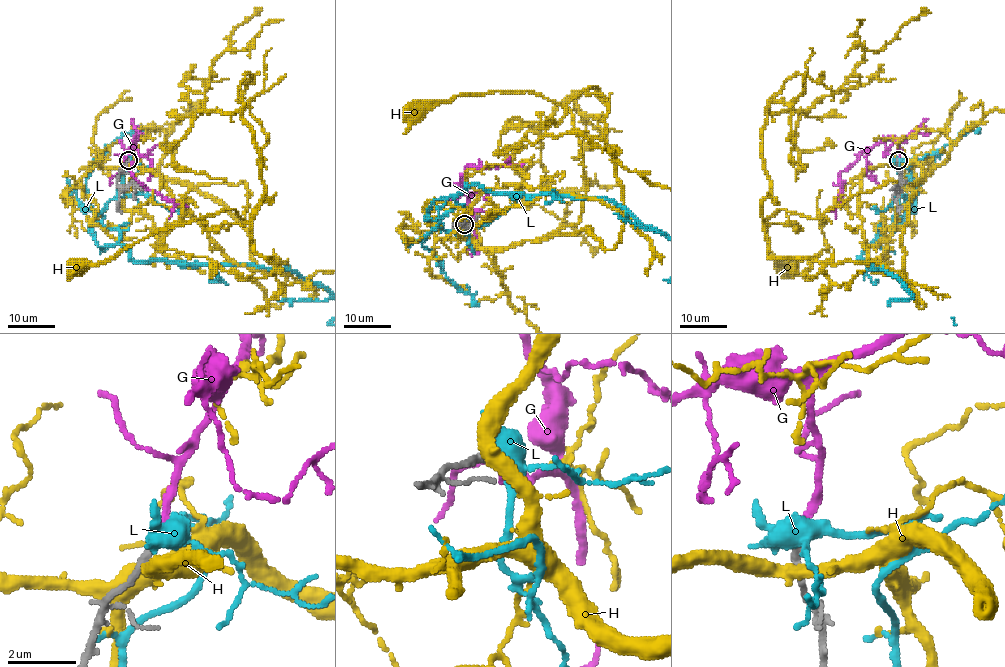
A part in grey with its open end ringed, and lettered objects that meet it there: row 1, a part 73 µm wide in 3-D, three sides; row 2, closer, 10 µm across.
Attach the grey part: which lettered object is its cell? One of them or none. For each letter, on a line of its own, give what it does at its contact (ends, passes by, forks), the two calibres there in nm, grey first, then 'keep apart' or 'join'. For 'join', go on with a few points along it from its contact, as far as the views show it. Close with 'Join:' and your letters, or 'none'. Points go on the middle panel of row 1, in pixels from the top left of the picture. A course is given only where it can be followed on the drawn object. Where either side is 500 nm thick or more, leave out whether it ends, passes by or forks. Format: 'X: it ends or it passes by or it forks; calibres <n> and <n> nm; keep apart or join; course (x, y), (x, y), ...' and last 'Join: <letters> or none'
G: it ends; calibres 240 and 200 nm; join
H: it passes by; calibres 280 and 400 nm; keep apart
L: it forks; calibres 240 and 480 nm; keep apart
Join: G

